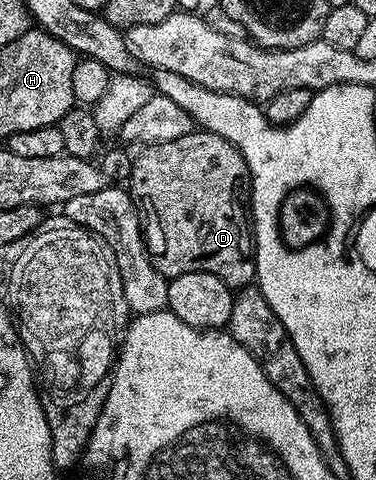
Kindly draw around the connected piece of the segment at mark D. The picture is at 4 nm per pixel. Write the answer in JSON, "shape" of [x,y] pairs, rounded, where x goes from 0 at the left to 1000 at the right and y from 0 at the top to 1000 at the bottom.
{"shape":[[[513,269],[503,279],[471,285],[460,294],[436,298],[407,298],[378,308],[372,323],[356,325],[359,342],[348,354],[343,375],[343,396],[348,413],[359,417],[380,458],[380,494],[391,502],[391,525],[407,544],[407,552],[431,573],[441,573],[447,583],[471,579],[481,569],[513,569],[516,565],[543,565],[566,569],[598,585],[620,602],[657,598],[681,588],[678,579],[678,525],[673,521],[673,473],[662,463],[662,431],[652,421],[652,392],[662,381],[657,363],[657,338],[652,327],[638,319],[633,306],[622,306],[606,290],[572,281],[561,273]]]}

